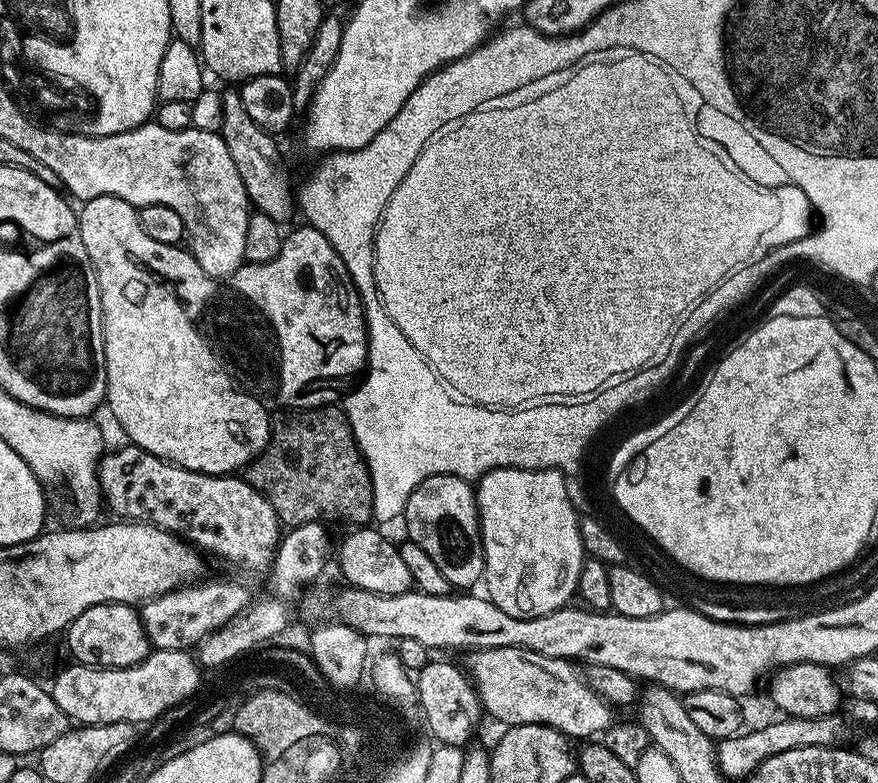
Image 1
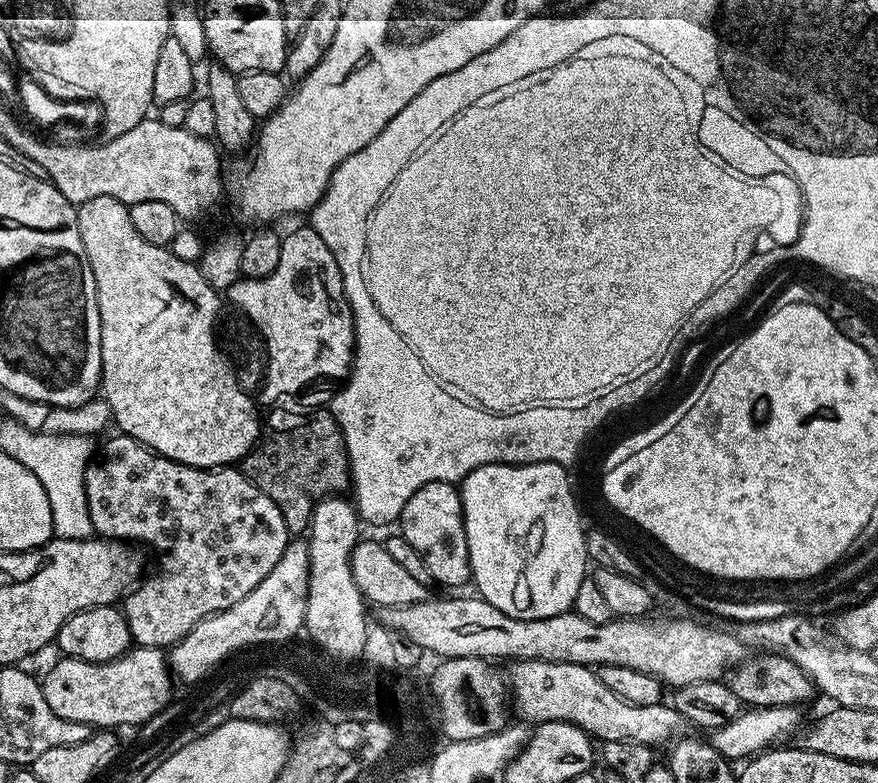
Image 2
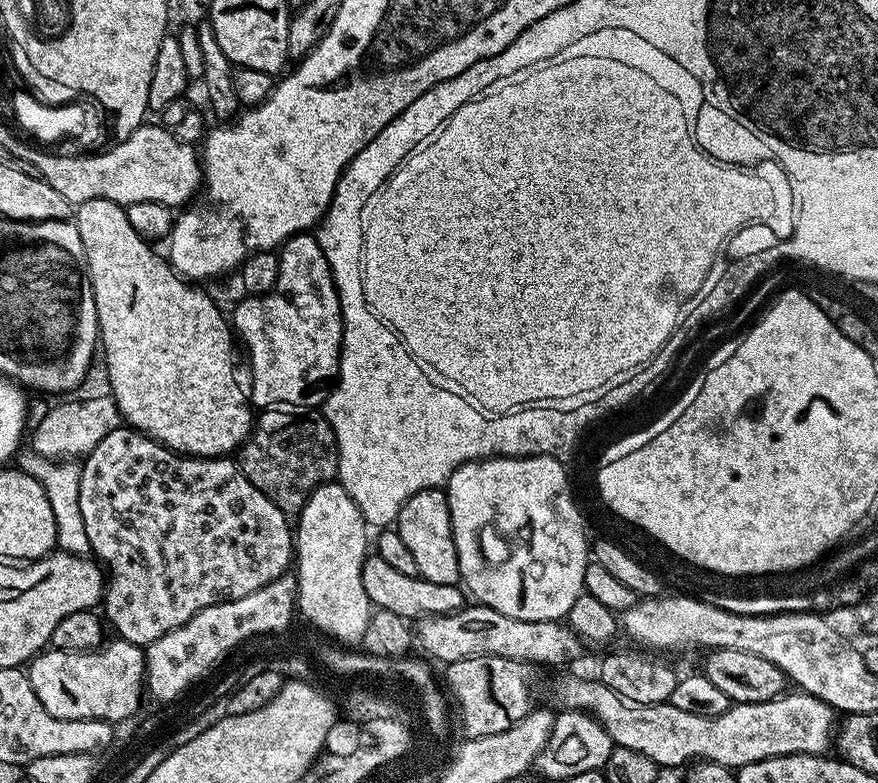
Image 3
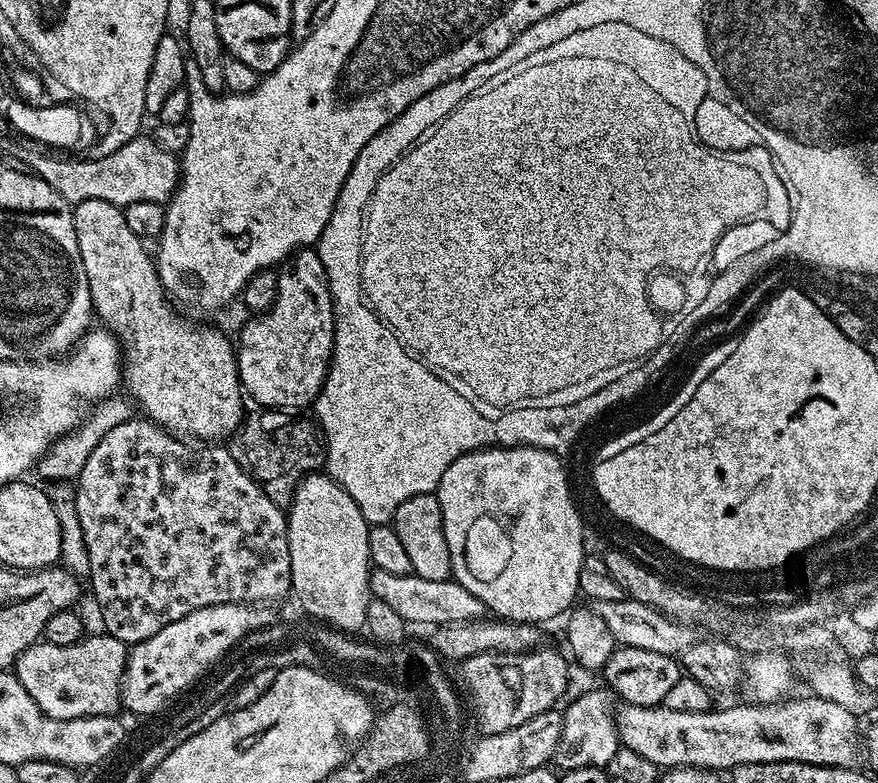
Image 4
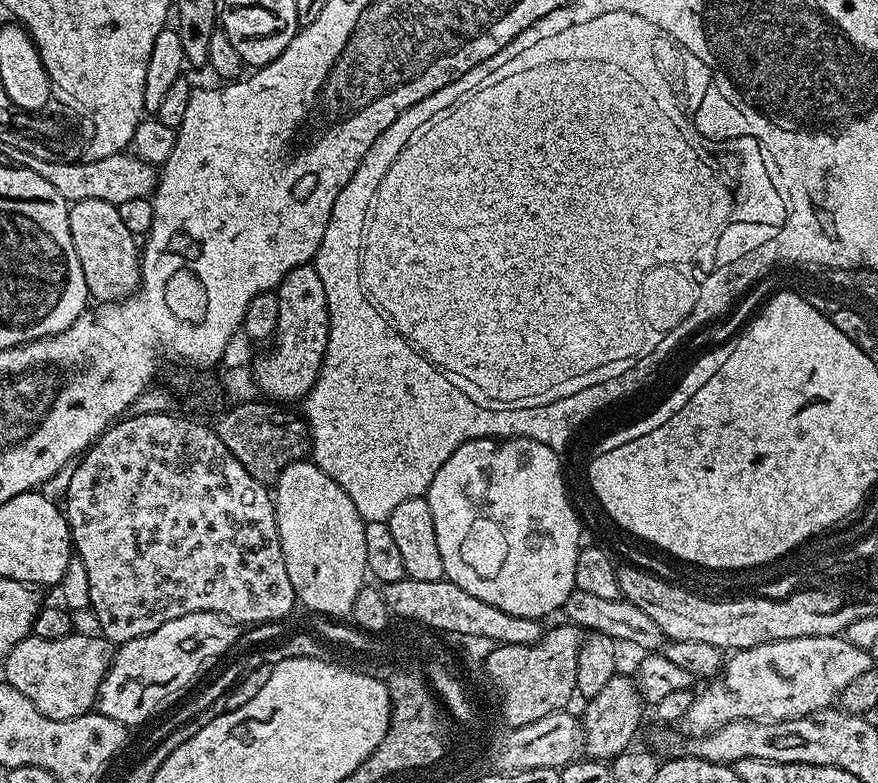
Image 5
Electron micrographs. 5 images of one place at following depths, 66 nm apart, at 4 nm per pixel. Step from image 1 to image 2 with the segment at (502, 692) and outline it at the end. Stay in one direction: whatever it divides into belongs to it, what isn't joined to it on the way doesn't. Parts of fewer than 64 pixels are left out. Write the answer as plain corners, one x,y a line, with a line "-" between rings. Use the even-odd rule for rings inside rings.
517,660
511,667
513,668
506,672
510,696
514,701
515,711
517,708
525,716
525,721
570,722
600,742
631,740
634,744
649,746
667,745
682,727
680,715
667,703
661,702
654,706
627,704
625,700
618,698
618,694
614,694
614,690
610,690
610,686
602,686
599,675
589,665

